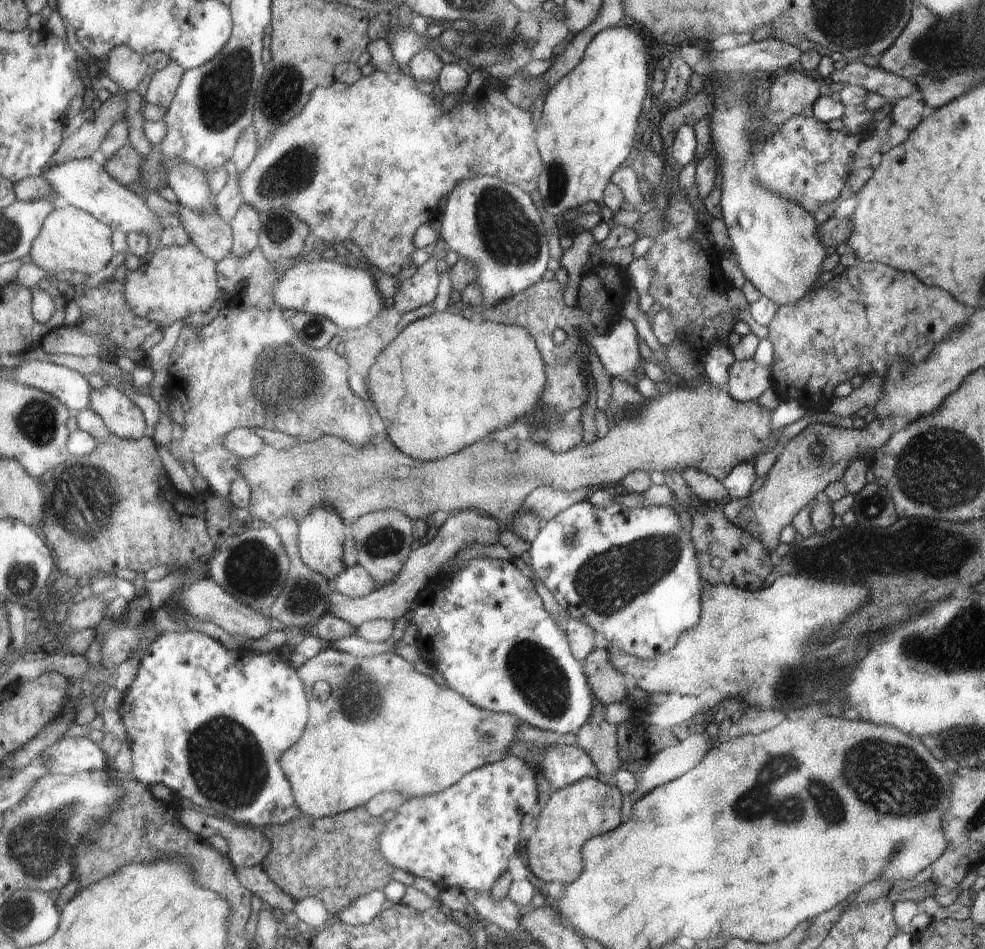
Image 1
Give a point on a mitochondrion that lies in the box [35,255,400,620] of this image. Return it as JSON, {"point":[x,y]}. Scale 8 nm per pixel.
{"point":[300,382]}

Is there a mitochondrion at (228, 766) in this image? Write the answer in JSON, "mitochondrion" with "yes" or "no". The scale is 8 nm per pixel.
{"mitochondrion":"yes"}

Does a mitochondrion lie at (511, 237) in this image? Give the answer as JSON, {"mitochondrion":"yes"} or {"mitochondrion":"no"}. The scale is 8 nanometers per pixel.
{"mitochondrion":"yes"}

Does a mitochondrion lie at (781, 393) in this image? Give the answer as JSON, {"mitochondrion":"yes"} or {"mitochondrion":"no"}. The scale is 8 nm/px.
{"mitochondrion":"no"}

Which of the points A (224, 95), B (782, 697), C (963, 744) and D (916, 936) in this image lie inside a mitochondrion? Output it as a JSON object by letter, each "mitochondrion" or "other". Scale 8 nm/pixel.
{"A":"mitochondrion","B":"mitochondrion","C":"mitochondrion","D":"other"}

